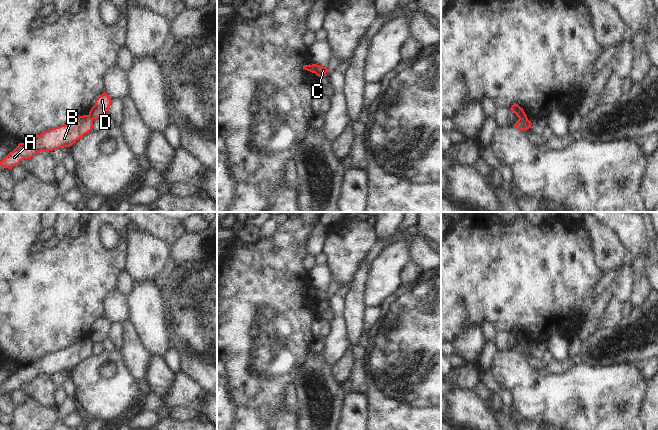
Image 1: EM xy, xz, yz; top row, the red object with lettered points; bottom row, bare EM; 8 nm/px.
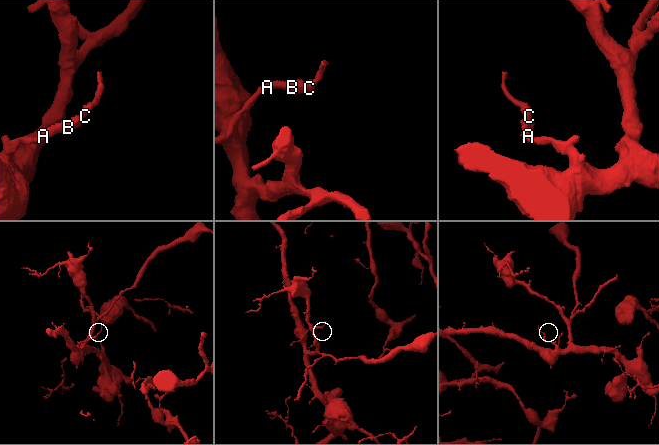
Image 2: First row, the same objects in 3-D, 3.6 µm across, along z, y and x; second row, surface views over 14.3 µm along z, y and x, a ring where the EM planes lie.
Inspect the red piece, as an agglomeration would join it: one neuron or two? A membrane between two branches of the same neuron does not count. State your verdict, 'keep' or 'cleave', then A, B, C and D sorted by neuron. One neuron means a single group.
cleave | A B / C D

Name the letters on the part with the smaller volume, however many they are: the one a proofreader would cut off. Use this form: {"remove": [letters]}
{"remove": ["C", "D"]}

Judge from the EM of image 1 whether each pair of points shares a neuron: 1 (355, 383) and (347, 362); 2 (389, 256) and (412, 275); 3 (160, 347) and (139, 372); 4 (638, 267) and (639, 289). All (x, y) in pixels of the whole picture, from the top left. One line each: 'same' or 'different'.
1: different
2: different
3: different
4: same

